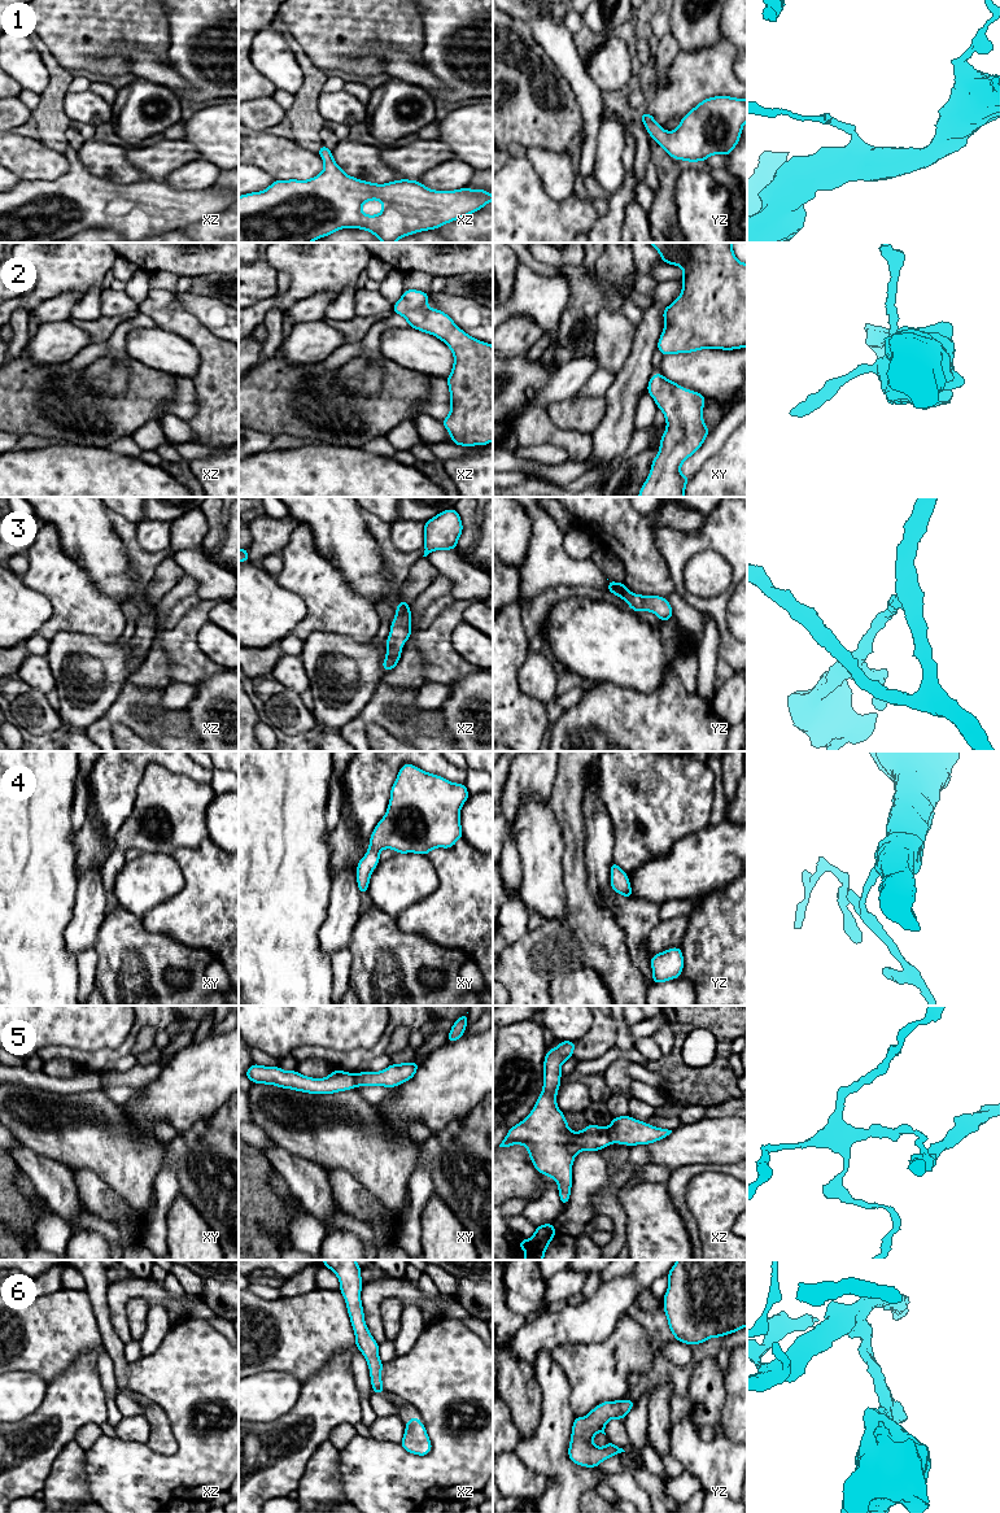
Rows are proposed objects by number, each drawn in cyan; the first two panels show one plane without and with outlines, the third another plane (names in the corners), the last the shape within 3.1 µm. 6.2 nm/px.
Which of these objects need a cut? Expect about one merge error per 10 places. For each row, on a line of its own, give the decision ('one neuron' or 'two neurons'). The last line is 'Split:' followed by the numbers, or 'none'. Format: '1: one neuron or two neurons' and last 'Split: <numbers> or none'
1: one neuron
2: one neuron
3: one neuron
4: one neuron
5: two neurons
6: one neuron
Split: 5

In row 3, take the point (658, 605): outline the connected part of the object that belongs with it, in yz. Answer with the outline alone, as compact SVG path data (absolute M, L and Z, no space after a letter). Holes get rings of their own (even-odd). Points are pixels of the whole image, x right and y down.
M608 580L607 592L623 598L636 612L651 611L661 622L673 618L673 610L665 597L634 594L626 588L625 583L615 583L612 580Z

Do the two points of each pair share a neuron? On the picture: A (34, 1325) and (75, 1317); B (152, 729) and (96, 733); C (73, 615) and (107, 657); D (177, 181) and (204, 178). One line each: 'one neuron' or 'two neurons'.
A: one neuron
B: one neuron
C: two neurons
D: one neuron

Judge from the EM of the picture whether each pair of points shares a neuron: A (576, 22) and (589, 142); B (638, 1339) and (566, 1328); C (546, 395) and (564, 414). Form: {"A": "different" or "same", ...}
{"A": "different", "B": "different", "C": "different"}

